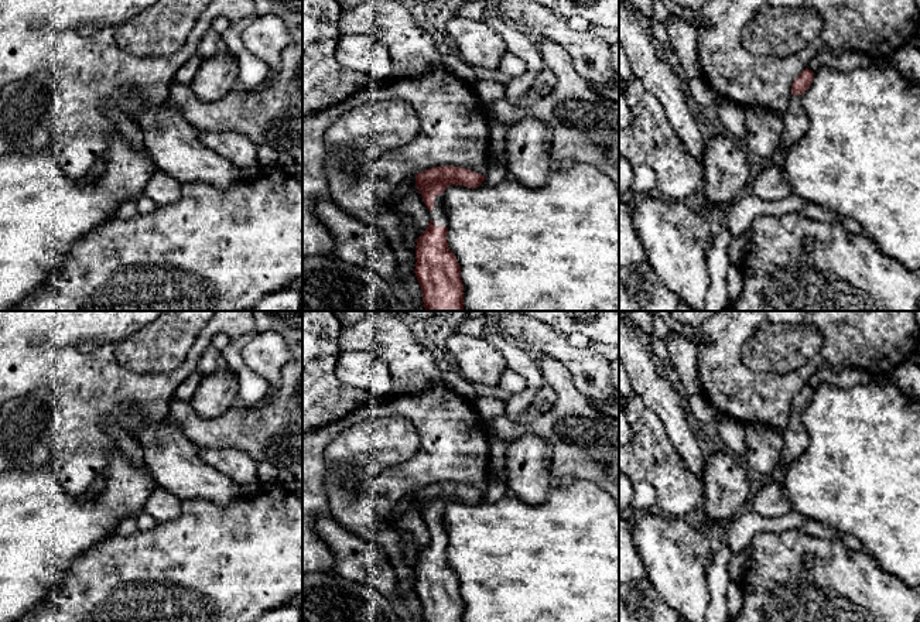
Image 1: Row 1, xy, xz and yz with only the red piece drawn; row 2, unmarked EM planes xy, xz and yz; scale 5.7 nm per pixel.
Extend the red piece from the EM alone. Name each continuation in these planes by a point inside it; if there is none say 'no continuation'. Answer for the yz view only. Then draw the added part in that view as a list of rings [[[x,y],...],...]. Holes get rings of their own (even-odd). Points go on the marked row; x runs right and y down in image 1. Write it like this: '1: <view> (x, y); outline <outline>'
1: yz (796, 123); outline [[[791,95],[790,103],[782,119],[784,131],[779,148],[789,153],[810,127],[810,120],[803,107],[803,95]]]

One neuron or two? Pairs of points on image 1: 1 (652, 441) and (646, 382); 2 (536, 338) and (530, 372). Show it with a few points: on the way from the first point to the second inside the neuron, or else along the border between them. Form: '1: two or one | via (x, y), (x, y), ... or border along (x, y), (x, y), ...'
1: two | border along (633, 393), (659, 419), (667, 436)
2: two | border along (505, 337), (509, 337), (534, 358)

